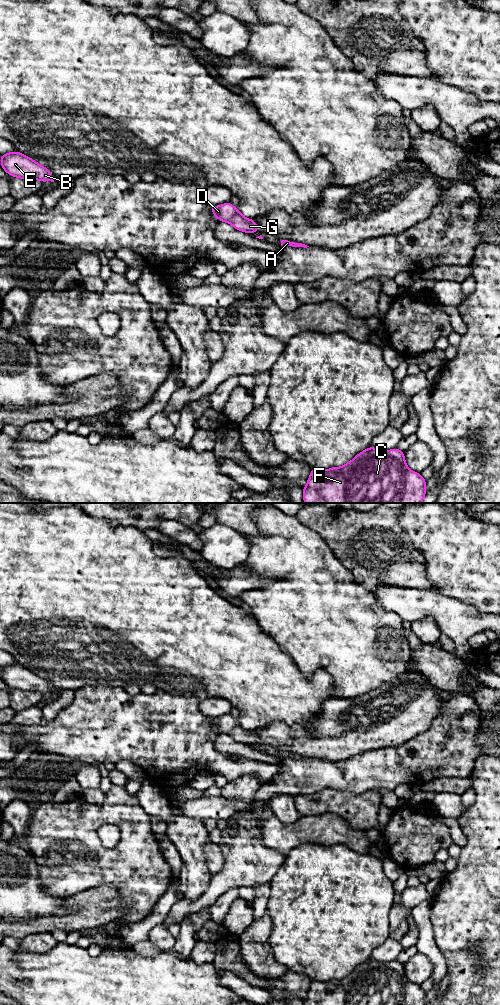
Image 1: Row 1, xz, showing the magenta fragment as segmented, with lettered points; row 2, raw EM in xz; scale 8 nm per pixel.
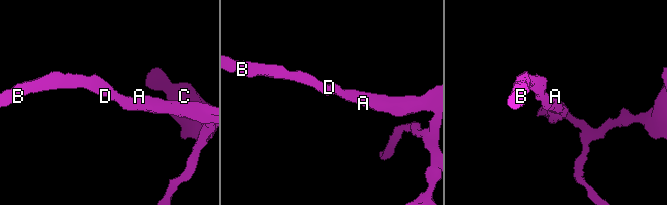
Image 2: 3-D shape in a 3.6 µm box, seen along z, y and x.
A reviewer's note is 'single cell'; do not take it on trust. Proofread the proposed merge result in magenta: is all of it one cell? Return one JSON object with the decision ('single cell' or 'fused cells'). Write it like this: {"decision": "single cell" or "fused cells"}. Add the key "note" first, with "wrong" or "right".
{"note": "right", "decision": "single cell"}

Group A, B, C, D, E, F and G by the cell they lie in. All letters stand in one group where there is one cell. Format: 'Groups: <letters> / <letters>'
Groups: A B C D E F G

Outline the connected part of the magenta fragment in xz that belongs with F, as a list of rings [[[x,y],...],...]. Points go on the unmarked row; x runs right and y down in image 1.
[[[370,958],[342,979],[312,980],[303,1005],[426,1005],[426,992],[407,979],[403,963],[398,960],[384,963]]]

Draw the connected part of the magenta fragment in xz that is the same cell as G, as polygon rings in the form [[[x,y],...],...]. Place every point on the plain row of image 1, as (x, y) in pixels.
[[[226,714],[220,718],[210,718],[213,727],[221,734],[230,735],[235,741],[245,745],[253,746],[259,743],[257,735],[245,730],[240,721],[235,720],[231,715]]]

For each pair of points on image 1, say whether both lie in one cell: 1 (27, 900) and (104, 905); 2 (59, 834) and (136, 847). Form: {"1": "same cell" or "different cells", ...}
{"1": "different cells", "2": "same cell"}

